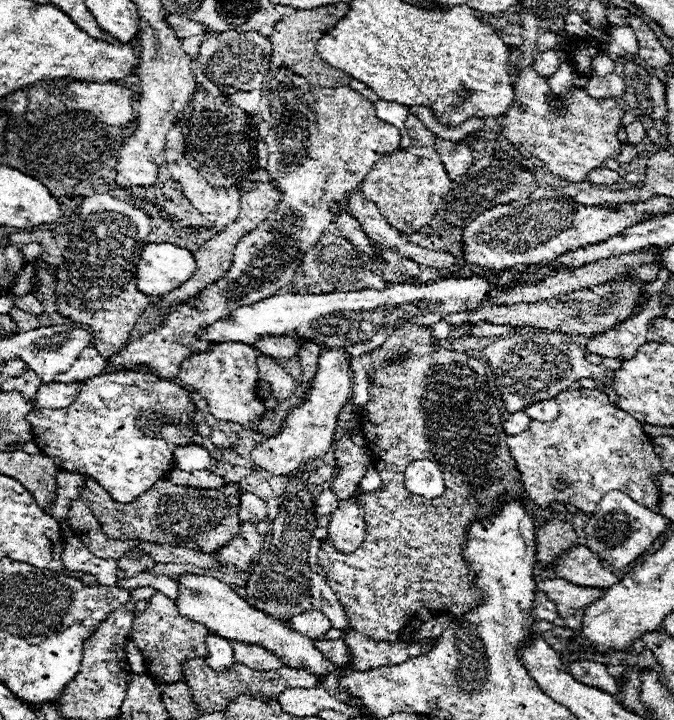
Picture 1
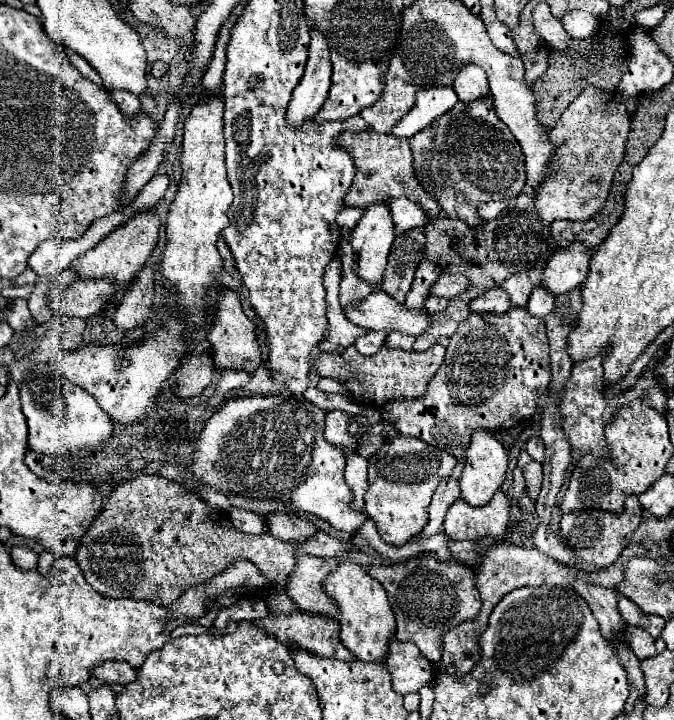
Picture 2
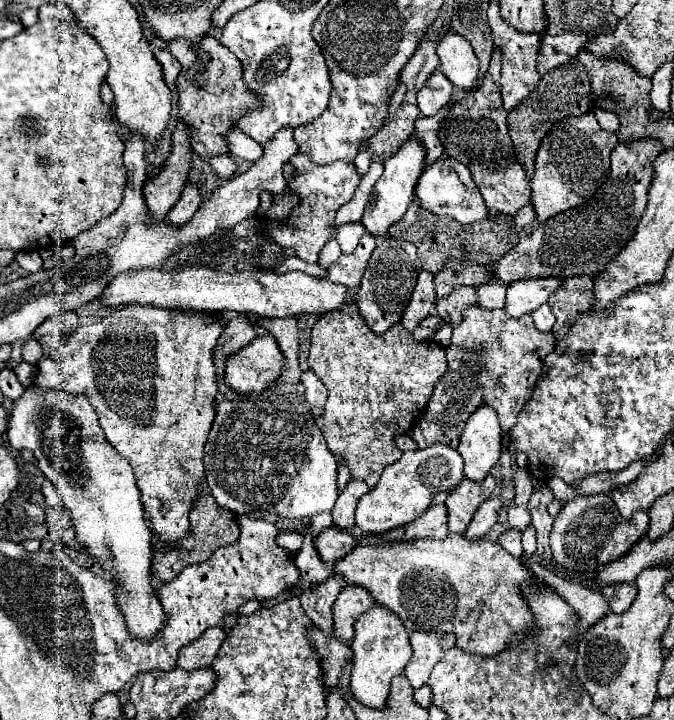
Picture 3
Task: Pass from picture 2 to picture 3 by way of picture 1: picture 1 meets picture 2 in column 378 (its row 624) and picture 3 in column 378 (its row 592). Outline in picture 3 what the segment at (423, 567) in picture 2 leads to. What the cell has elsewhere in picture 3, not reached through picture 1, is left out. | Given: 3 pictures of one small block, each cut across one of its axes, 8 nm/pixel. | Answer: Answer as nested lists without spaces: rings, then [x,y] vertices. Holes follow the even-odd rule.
[[[450,534],[446,540],[412,540],[400,544],[366,544],[354,546],[344,558],[334,562],[332,574],[344,578],[344,584],[360,586],[370,592],[370,596],[388,606],[398,614],[406,630],[416,632],[452,632],[456,636],[456,646],[464,652],[478,656],[492,656],[508,648],[510,634],[524,634],[534,630],[534,616],[520,598],[520,584],[532,580],[534,576],[524,568],[520,558],[510,556],[496,542],[486,538],[470,540],[464,534]]]

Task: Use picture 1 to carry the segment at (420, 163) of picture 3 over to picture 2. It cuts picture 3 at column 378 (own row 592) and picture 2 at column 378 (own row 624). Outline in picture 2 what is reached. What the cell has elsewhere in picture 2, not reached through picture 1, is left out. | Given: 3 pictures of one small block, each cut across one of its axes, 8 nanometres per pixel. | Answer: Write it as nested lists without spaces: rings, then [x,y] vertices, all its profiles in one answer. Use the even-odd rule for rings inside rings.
[[[386,202],[368,206],[352,232],[350,242],[354,248],[356,274],[374,288],[382,280],[392,240],[392,216],[388,216]]]

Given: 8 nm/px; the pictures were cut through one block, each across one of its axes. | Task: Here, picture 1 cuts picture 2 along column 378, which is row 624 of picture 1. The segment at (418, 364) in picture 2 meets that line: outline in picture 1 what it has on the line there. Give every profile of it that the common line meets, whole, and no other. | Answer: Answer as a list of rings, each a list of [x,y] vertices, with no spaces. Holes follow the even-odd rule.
[[[404,326],[400,330],[396,330],[392,336],[388,336],[388,340],[384,342],[382,348],[374,350],[370,356],[372,356],[372,364],[374,364],[374,384],[368,388],[368,394],[370,394],[370,402],[362,408],[362,414],[360,414],[360,430],[364,432],[364,440],[366,440],[366,446],[372,450],[372,456],[374,456],[374,466],[380,474],[380,480],[382,480],[382,486],[380,490],[376,492],[368,492],[364,502],[362,504],[362,510],[366,512],[366,538],[364,542],[360,544],[360,548],[352,554],[340,554],[334,550],[334,546],[327,540],[322,541],[320,552],[318,552],[318,560],[320,560],[320,566],[324,568],[324,574],[326,574],[326,584],[334,590],[336,598],[344,604],[344,612],[352,624],[352,628],[364,636],[370,636],[372,640],[376,642],[400,642],[400,636],[398,632],[402,628],[406,628],[412,620],[406,620],[406,616],[414,616],[420,608],[430,608],[432,612],[438,612],[438,614],[454,614],[454,616],[460,616],[468,610],[472,610],[474,606],[478,606],[482,600],[480,600],[480,592],[476,590],[476,586],[472,584],[472,572],[468,570],[468,564],[464,560],[464,540],[466,540],[466,528],[468,524],[472,522],[472,518],[476,518],[478,514],[484,516],[488,512],[494,510],[492,506],[492,500],[502,494],[502,492],[510,492],[514,498],[518,498],[522,502],[522,506],[528,510],[528,514],[534,516],[534,510],[532,506],[526,502],[524,498],[524,490],[522,490],[522,482],[520,482],[520,472],[516,470],[516,464],[510,456],[510,448],[506,446],[506,432],[502,428],[502,420],[500,420],[500,410],[504,410],[504,402],[502,402],[502,396],[496,388],[496,378],[494,378],[494,372],[490,368],[490,364],[486,360],[476,360],[464,352],[452,352],[452,350],[444,350],[442,346],[432,346],[432,332],[428,328],[420,328],[420,326]],[[398,352],[412,352],[414,356],[404,362],[404,364],[392,364],[392,366],[386,366],[384,360],[388,360],[390,356],[398,354]],[[414,460],[430,460],[434,464],[438,464],[438,468],[442,470],[442,476],[444,476],[444,482],[446,482],[446,492],[436,498],[436,500],[424,500],[422,496],[416,496],[416,494],[410,494],[406,488],[404,488],[404,470],[410,462]]]

